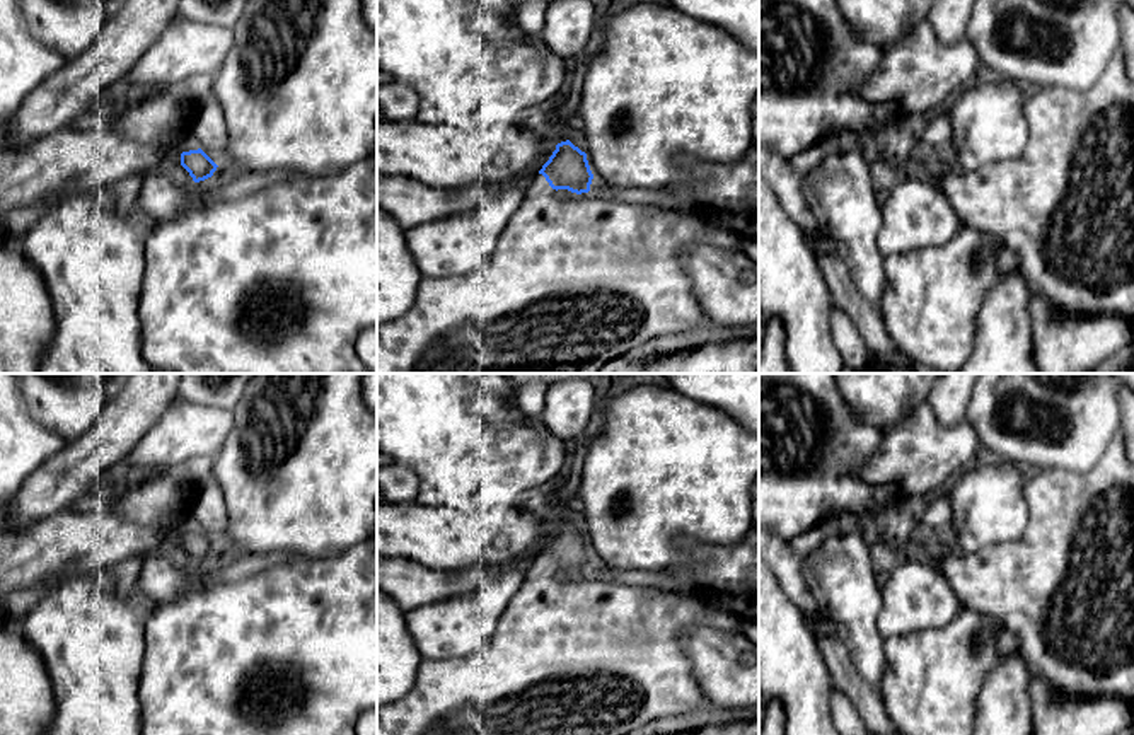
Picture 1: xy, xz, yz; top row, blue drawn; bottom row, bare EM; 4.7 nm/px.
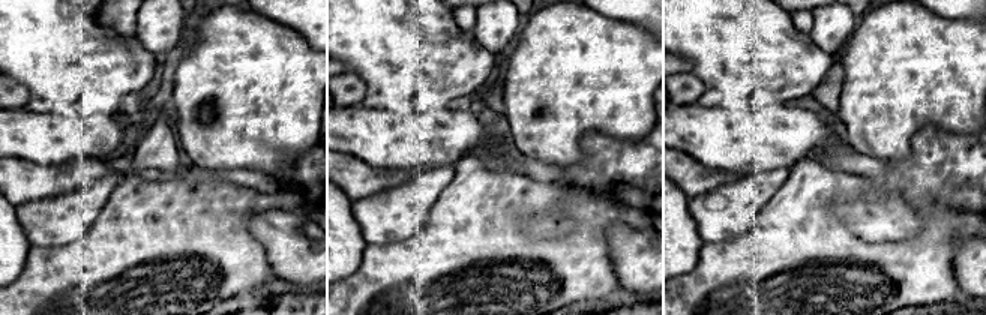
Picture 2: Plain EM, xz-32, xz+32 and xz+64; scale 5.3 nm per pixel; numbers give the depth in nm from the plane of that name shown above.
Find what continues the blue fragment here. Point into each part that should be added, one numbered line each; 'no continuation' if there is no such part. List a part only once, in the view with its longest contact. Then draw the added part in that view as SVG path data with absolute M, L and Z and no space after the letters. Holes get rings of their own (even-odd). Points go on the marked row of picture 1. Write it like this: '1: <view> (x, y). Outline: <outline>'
1: xz (572, 283). Outline: M534 174L524 189L522 205L510 217L493 252L477 269L462 276L423 278L413 307L401 317L377 326L377 373L597 373L610 360L621 358L651 339L699 329L704 312L694 295L691 276L680 263L680 256L699 244L718 246L725 251L742 249L742 239L713 220L660 206L619 203L593 191L559 200L546 177Z

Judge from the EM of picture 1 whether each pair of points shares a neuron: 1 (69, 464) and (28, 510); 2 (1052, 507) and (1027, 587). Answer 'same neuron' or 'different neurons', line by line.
1: same neuron
2: same neuron

